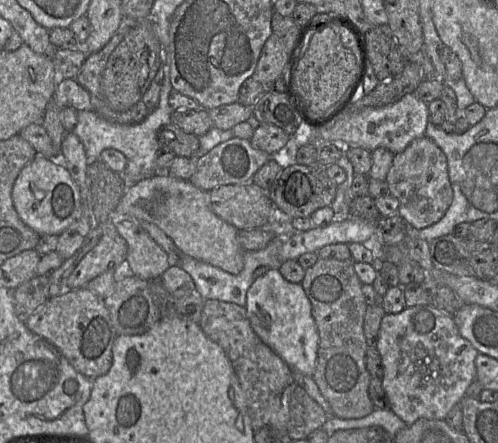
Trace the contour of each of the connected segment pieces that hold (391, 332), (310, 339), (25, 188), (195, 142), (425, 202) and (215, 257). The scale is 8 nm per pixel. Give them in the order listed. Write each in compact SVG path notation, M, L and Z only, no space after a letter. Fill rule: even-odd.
M422 305L406 307L403 311L397 314L388 314L382 318L379 330L379 337L377 343L377 351L381 355L383 364L382 385L387 394L390 410L393 411L407 426L412 425L418 419L431 419L431 420L445 420L450 410L459 404L460 400L466 395L467 388L476 380L476 365L475 359L479 354L478 350L466 340L459 332L453 316L439 310L433 305Z
M271 268L256 278L247 291L246 311L251 326L261 340L277 353L292 371L313 376L318 357L319 332L312 315L312 304L300 283L286 280L278 269Z
M36 153L33 160L20 171L12 188L13 206L20 219L39 235L60 235L79 216L81 211L79 188L61 161L51 161Z
M169 123L158 131L158 144L163 152L172 153L175 156L195 158L199 150L199 137Z
M427 136L414 139L407 148L393 157L386 177L390 194L399 203L399 214L411 229L423 229L440 221L453 200L447 158Z
M154 175L131 185L117 205L115 212L135 220L157 225L187 256L219 267L229 273L238 274L244 266L245 250L238 242L238 229L218 217L209 206L209 192L195 187L189 180L171 175Z

